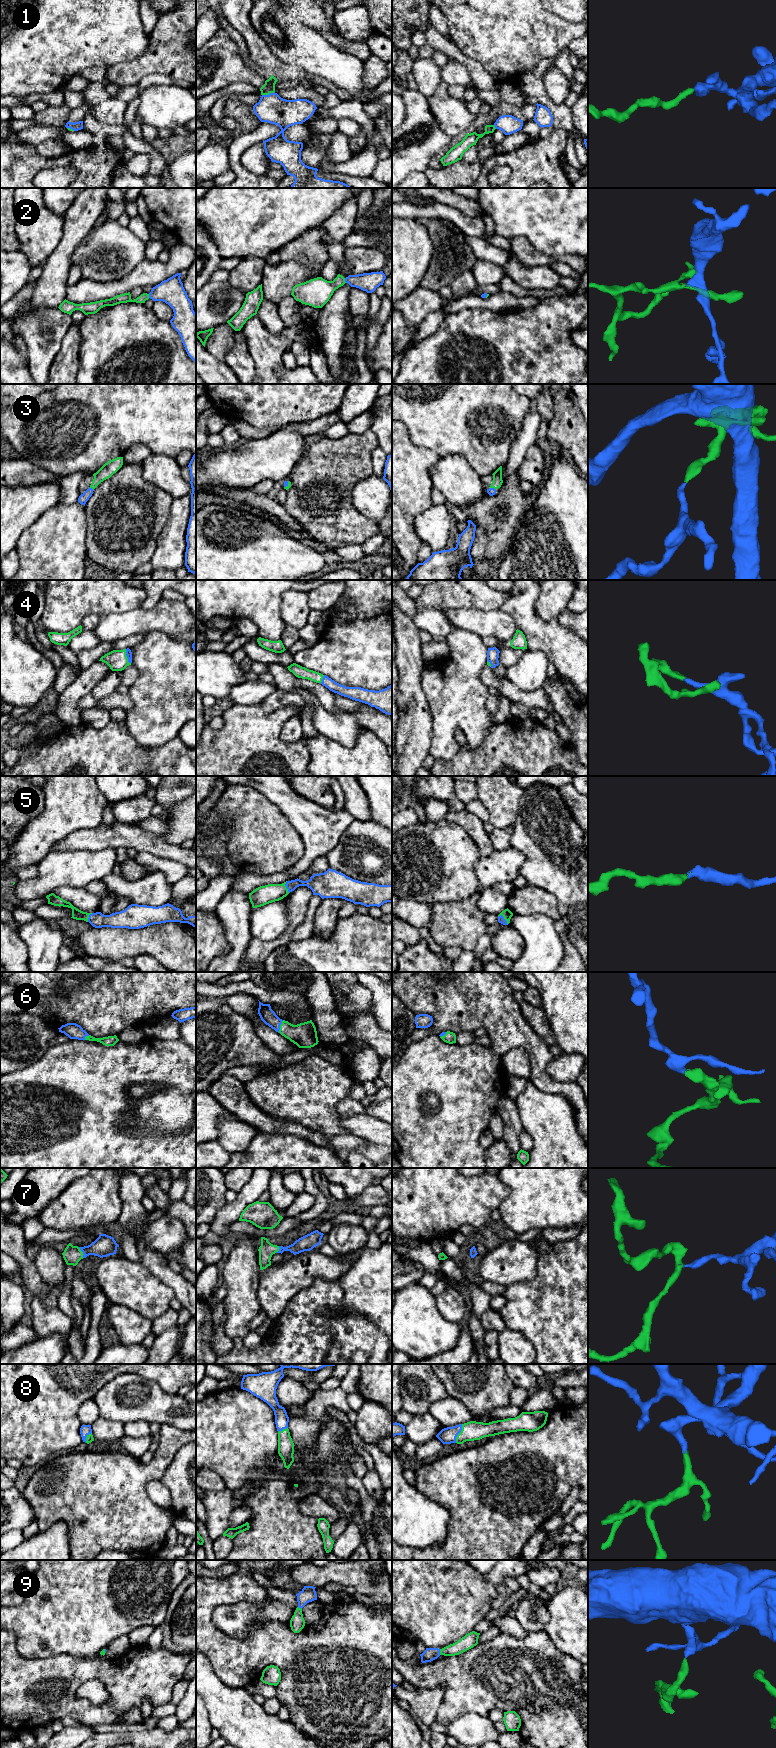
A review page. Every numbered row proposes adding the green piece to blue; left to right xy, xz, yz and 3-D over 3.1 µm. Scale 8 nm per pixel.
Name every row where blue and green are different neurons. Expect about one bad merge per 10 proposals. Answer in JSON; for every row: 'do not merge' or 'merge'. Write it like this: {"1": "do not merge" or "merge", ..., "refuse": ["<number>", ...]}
{"1": "merge", "2": "merge", "3": "merge", "4": "merge", "5": "merge", "6": "merge", "7": "merge", "8": "merge", "9": "merge", "refuse": []}

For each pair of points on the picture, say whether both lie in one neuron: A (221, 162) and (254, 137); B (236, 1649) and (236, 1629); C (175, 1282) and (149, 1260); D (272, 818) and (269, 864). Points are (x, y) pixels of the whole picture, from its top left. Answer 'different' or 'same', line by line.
A: different
B: different
C: same
D: same

